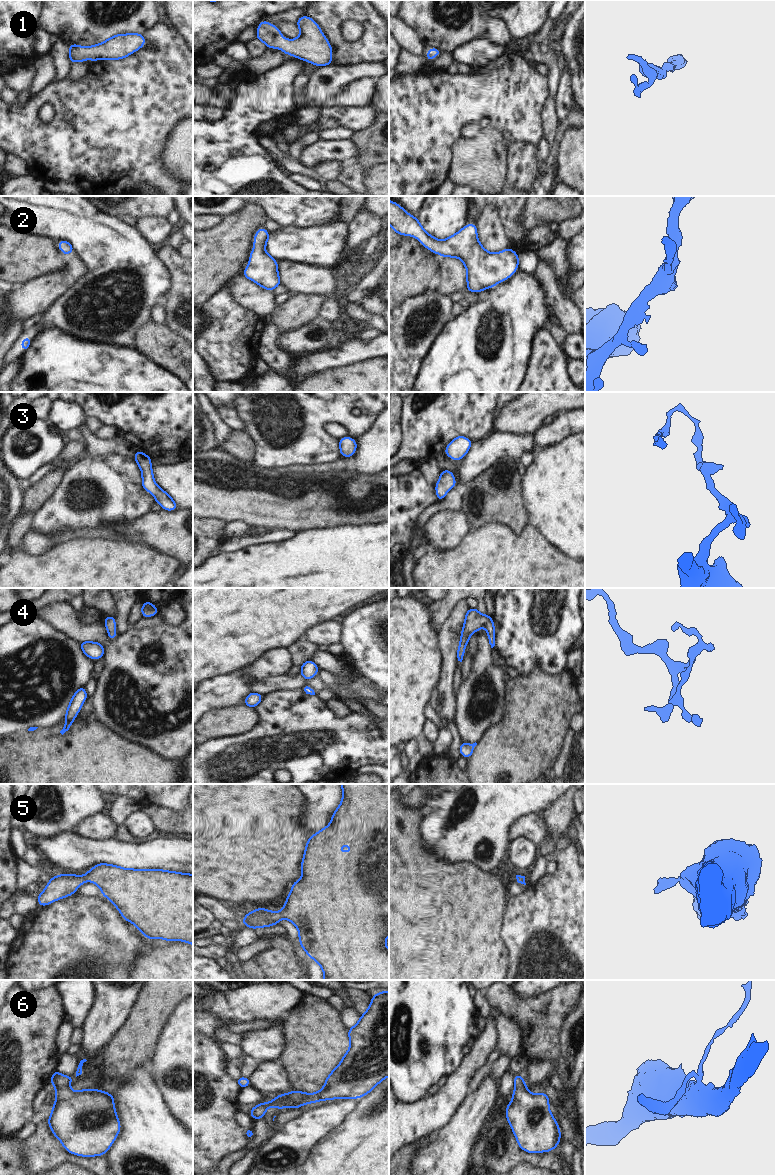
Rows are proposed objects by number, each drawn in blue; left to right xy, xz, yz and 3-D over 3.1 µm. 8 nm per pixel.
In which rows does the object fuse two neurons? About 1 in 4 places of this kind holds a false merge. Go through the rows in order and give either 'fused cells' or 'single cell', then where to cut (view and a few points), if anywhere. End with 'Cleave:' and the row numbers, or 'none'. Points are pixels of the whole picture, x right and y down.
1: single cell; cut none
2: single cell; cut none
3: single cell; cut none
4: single cell; cut none
5: single cell; cut none
6: single cell; cut none
Cleave: none

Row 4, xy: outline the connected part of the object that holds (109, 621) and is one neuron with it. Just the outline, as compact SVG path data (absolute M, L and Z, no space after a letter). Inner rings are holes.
M106 616L104 624L108 630L108 639L111 641L118 635L115 630L115 625L116 625L115 617Z

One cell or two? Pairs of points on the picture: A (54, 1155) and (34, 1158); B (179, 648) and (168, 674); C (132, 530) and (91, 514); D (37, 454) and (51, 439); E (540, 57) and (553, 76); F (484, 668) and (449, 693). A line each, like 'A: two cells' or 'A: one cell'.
A: one cell
B: one cell
C: two cells
D: one cell
E: one cell
F: two cells

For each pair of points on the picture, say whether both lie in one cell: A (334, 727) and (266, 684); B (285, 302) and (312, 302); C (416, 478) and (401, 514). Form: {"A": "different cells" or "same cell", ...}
{"A": "different cells", "B": "same cell", "C": "same cell"}

